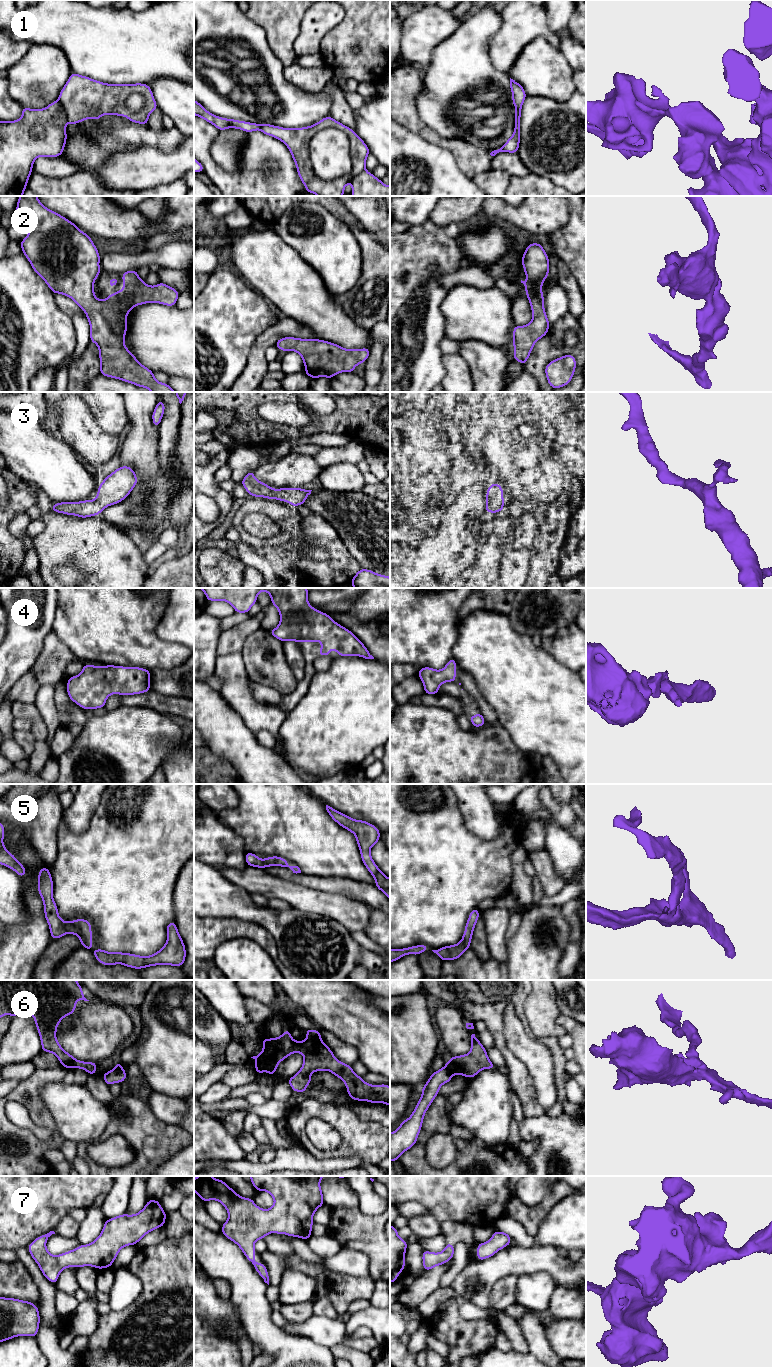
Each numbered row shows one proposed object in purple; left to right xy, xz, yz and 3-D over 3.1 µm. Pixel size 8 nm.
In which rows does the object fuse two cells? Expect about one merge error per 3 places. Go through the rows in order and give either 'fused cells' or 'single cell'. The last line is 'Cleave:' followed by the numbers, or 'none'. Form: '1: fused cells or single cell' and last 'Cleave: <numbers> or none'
1: fused cells
2: single cell
3: single cell
4: single cell
5: single cell
6: fused cells
7: single cell
Cleave: 1, 6

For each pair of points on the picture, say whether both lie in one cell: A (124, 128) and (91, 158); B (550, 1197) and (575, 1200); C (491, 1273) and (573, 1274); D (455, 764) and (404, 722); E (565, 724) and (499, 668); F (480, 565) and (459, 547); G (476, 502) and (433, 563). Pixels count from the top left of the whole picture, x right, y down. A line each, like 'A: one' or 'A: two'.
A: two
B: two
C: one
D: one
E: one
F: two
G: one

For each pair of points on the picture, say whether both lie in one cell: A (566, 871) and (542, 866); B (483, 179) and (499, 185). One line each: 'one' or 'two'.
A: two
B: one

